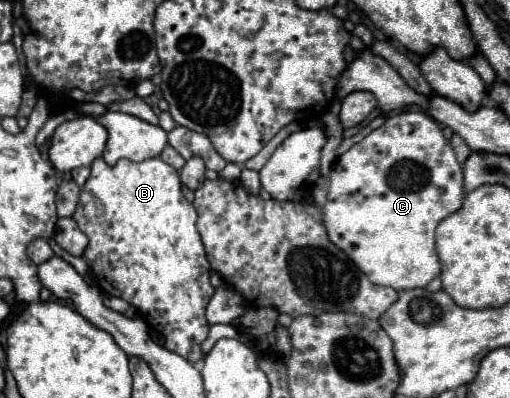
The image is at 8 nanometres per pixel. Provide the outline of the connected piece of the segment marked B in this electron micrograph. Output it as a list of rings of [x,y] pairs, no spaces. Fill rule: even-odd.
[[[159,157],[141,163],[119,159],[115,167],[95,159],[73,219],[89,237],[83,259],[97,277],[101,291],[125,299],[145,319],[167,321],[163,345],[189,363],[201,361],[201,343],[209,333],[205,307],[215,289],[209,283],[211,265],[197,231],[197,211],[183,197],[177,171]],[[87,207],[103,209],[99,223],[85,219]]]

